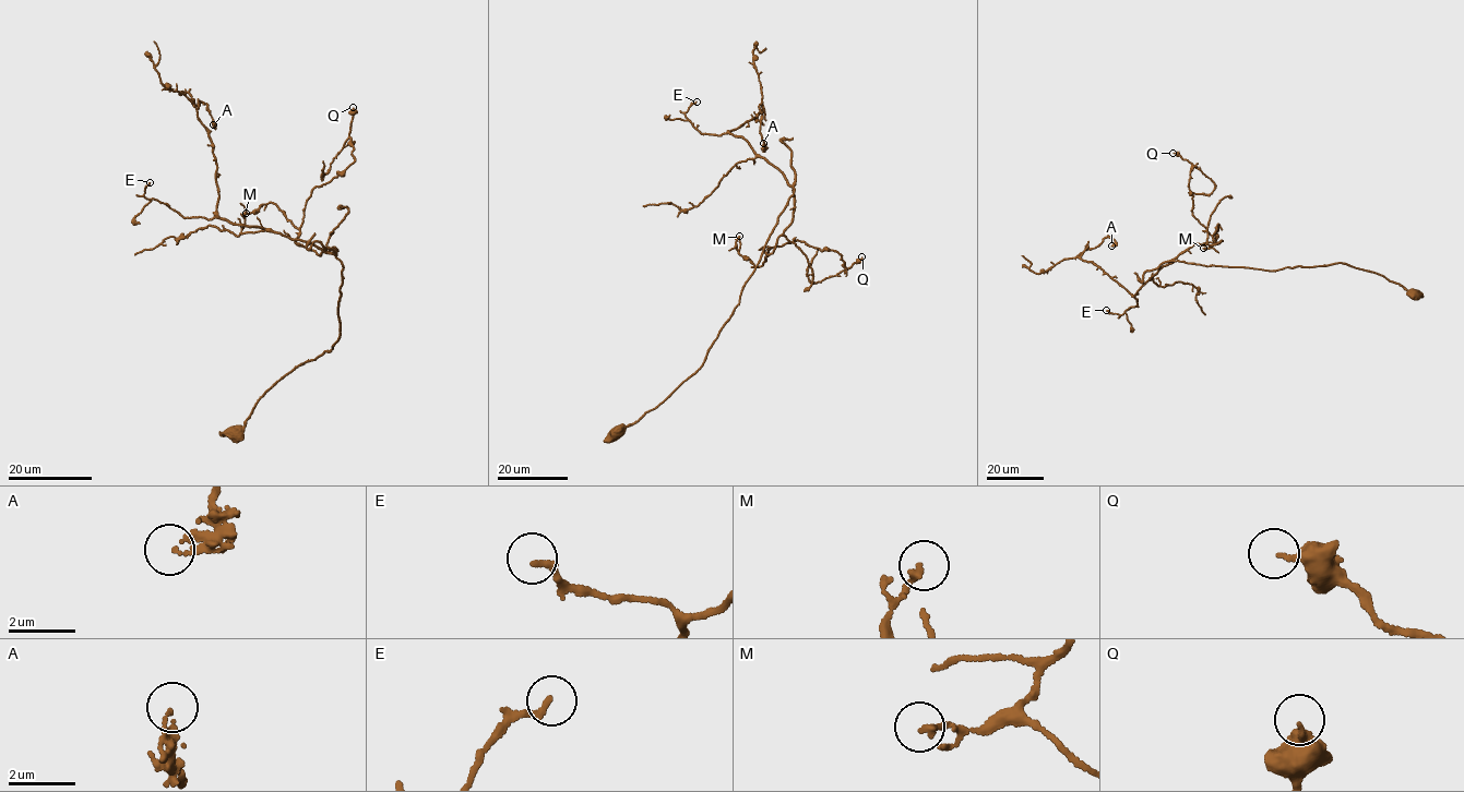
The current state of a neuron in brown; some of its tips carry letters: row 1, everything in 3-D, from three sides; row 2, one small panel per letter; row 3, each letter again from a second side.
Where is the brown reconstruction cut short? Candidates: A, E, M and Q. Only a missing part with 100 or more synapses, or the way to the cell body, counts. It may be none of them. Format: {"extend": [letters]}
{"extend": []}

